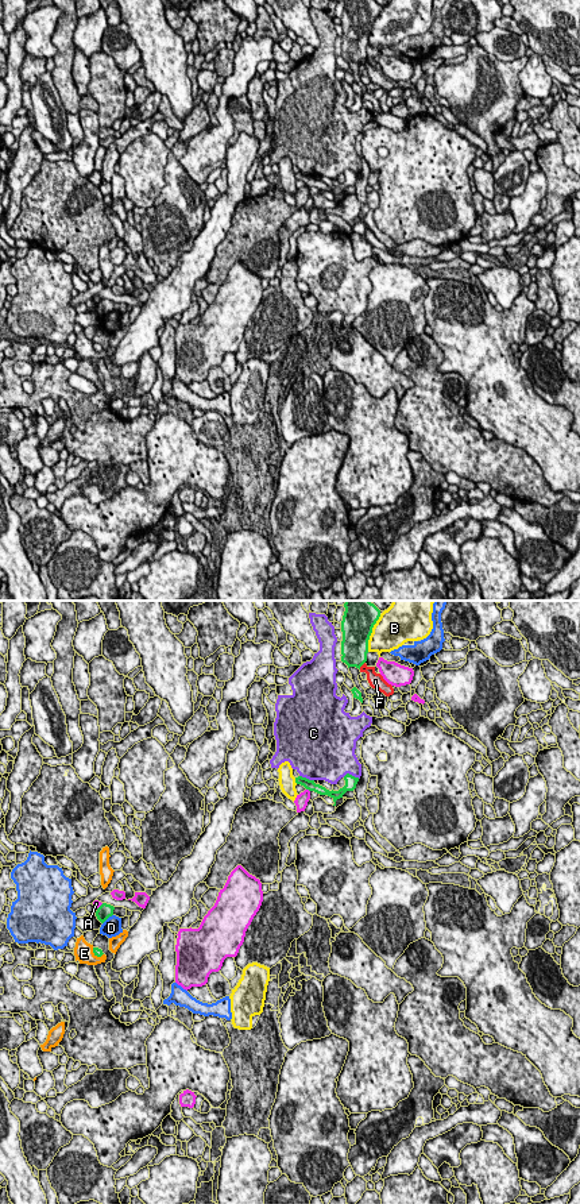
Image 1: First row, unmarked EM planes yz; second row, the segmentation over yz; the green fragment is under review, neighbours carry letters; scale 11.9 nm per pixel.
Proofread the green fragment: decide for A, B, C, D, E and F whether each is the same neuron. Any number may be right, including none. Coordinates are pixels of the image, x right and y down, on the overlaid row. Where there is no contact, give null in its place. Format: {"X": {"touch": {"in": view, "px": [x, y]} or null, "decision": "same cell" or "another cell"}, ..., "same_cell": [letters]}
{"A": {"touch": {"in": "yz", "px": [308, 788]}, "decision": "another cell"}, "B": {"touch": {"in": "yz", "px": [371, 632]}, "decision": "another cell"}, "C": {"touch": {"in": "yz", "px": [351, 775]}, "decision": "another cell"}, "D": {"touch": {"in": "yz", "px": [107, 918]}, "decision": "another cell"}, "E": {"touch": {"in": "yz", "px": [96, 954]}, "decision": "another cell"}, "F": {"touch": {"in": "yz", "px": [362, 664]}, "decision": "another cell"}, "same_cell": []}

